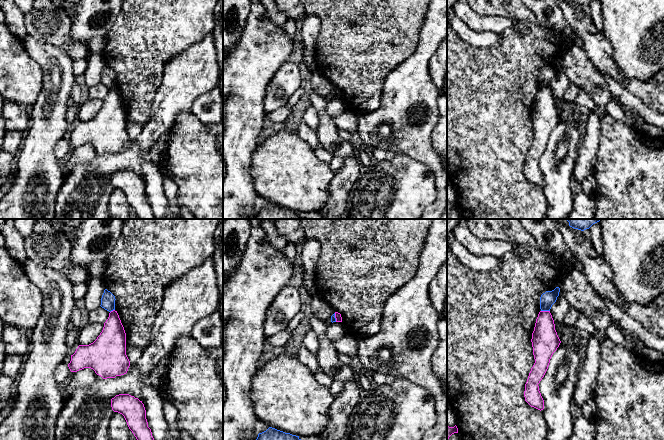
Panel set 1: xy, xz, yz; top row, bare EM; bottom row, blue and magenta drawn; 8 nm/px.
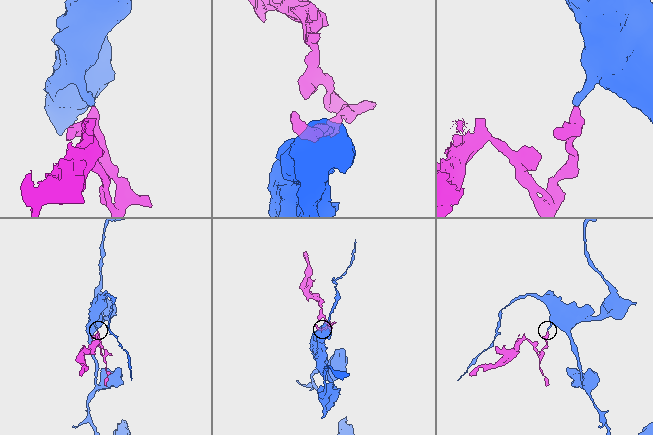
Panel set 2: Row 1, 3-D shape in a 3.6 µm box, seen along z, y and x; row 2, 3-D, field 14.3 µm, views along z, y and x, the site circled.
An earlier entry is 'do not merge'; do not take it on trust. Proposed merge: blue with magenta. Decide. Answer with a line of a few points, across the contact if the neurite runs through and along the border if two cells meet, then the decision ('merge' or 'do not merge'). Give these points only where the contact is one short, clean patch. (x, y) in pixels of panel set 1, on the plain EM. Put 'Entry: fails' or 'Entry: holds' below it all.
line yz (541, 86), (549, 87); do not merge
Entry: holds

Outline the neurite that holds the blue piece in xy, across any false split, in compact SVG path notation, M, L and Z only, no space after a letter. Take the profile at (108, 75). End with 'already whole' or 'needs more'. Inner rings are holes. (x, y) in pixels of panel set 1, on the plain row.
M107 65L104 66L104 69L101 74L101 83L105 86L111 88L115 86L115 72L108 67Z | already whole

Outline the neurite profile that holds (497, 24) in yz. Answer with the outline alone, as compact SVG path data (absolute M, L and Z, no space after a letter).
M457 0L453 10L456 17L476 32L490 31L501 34L507 29L513 29L519 35L529 32L527 23L503 16L481 15L469 5L467 0Z

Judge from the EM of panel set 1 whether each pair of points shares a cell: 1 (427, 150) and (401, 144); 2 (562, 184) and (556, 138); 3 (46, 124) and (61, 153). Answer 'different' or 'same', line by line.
1: same
2: same
3: different

